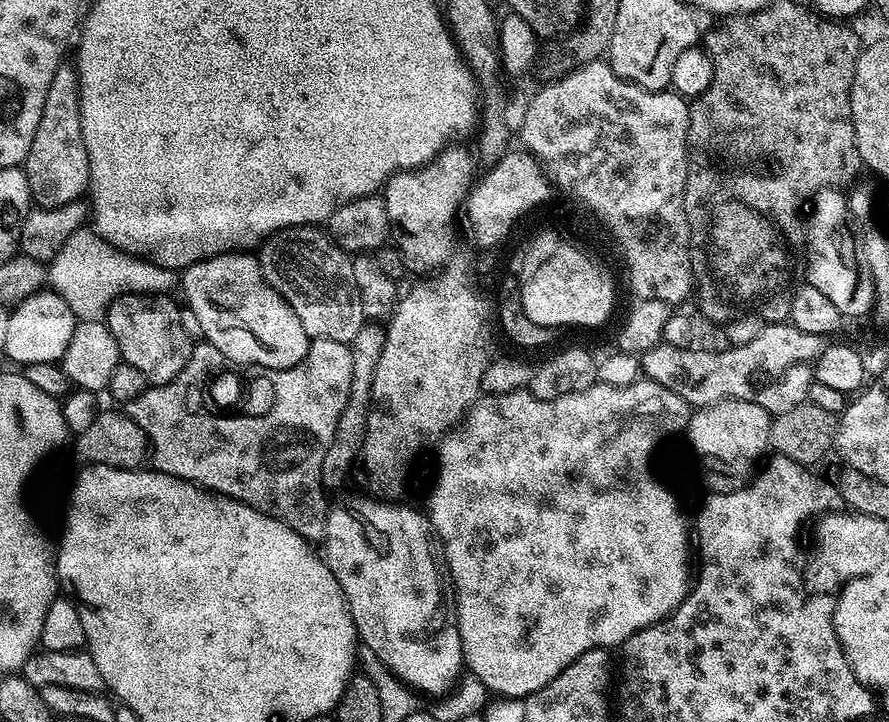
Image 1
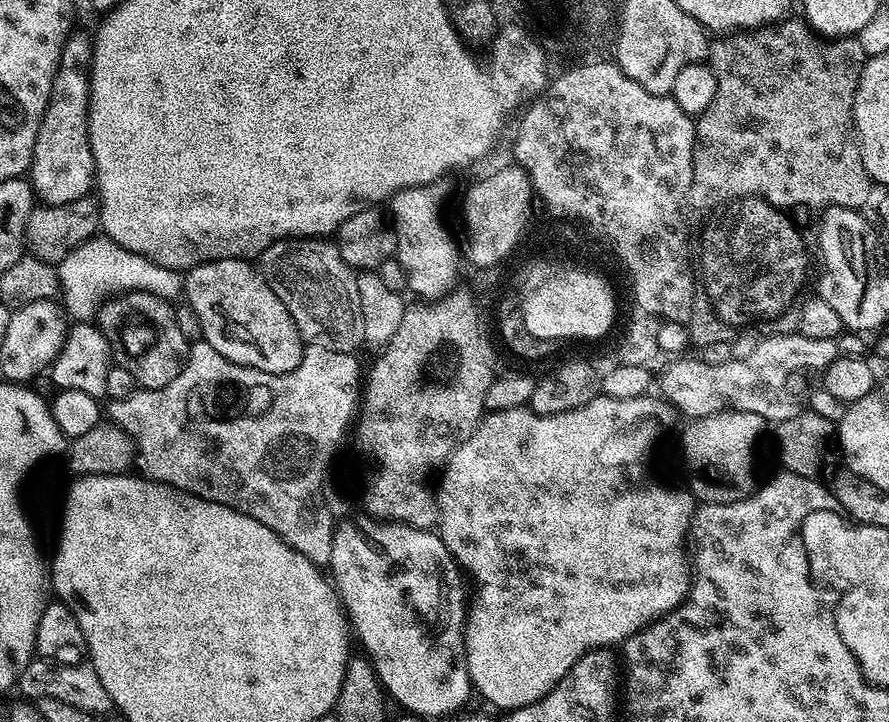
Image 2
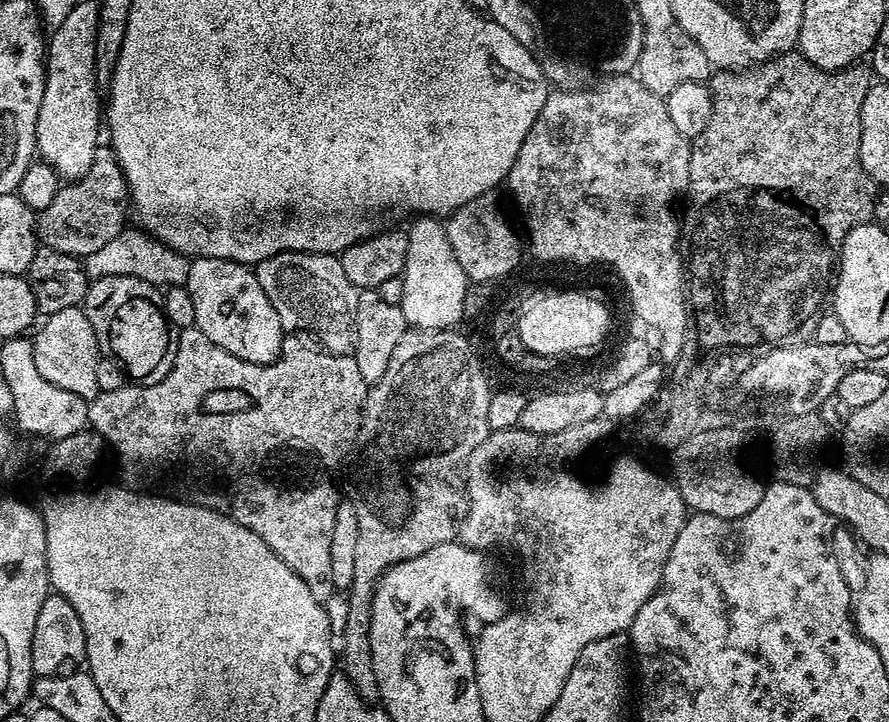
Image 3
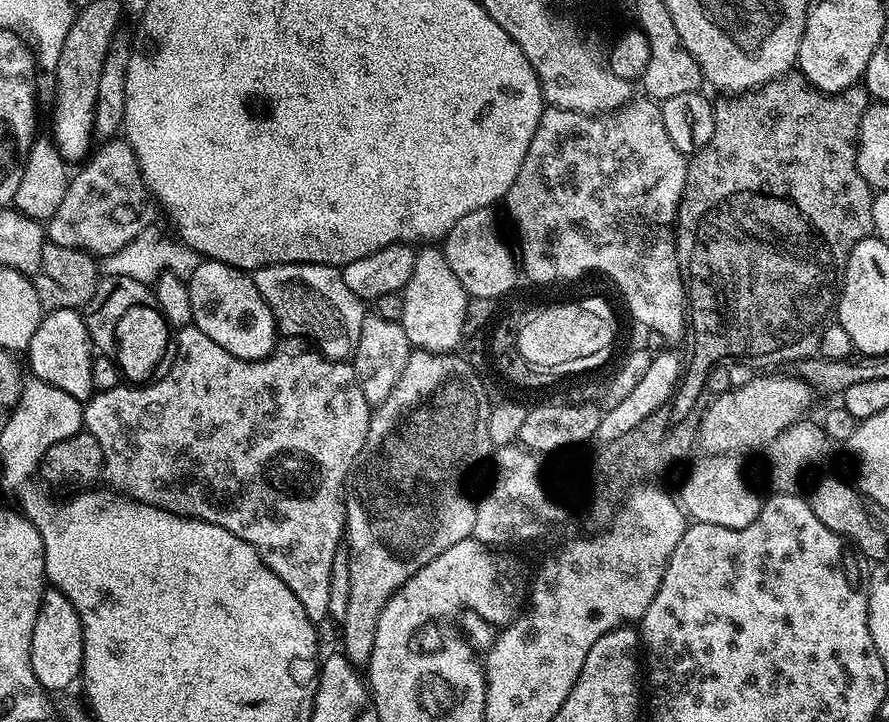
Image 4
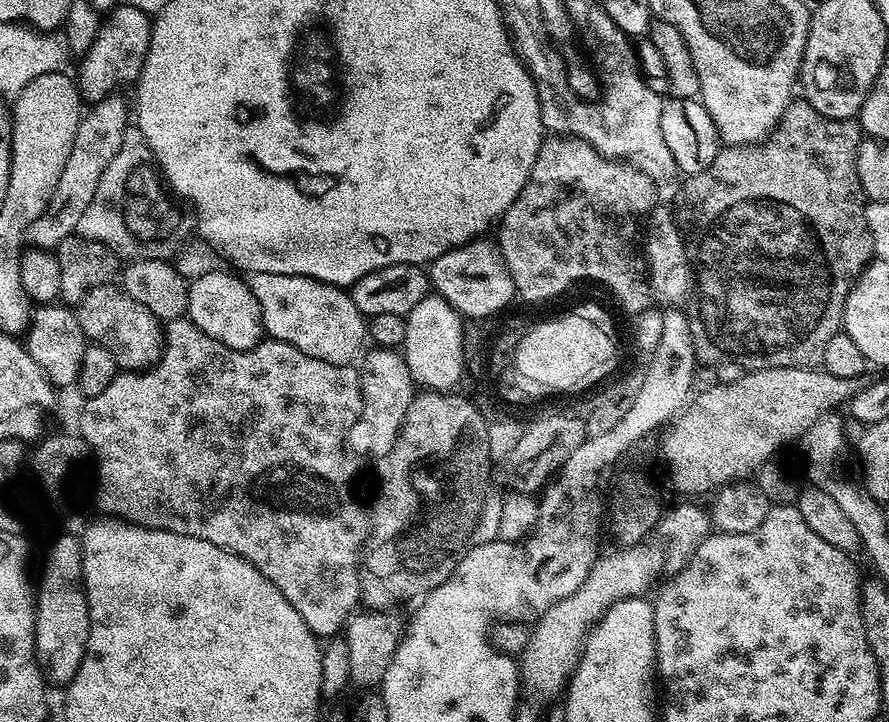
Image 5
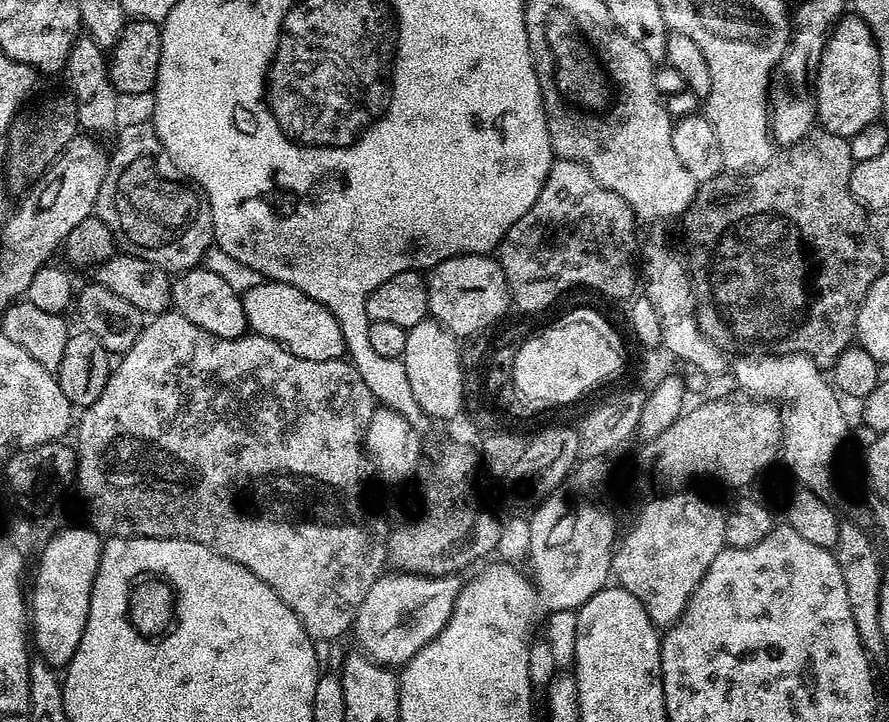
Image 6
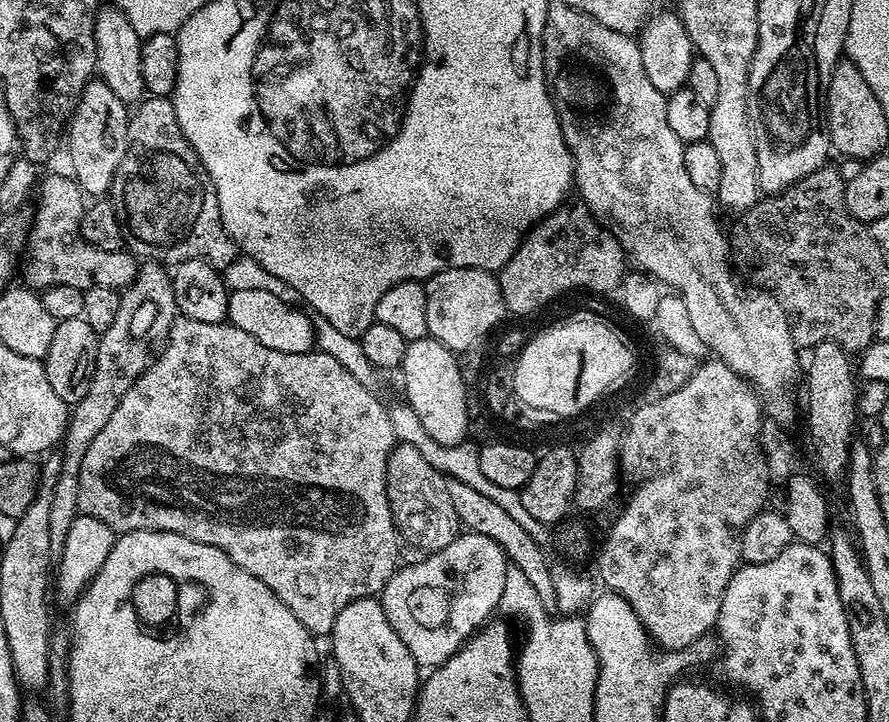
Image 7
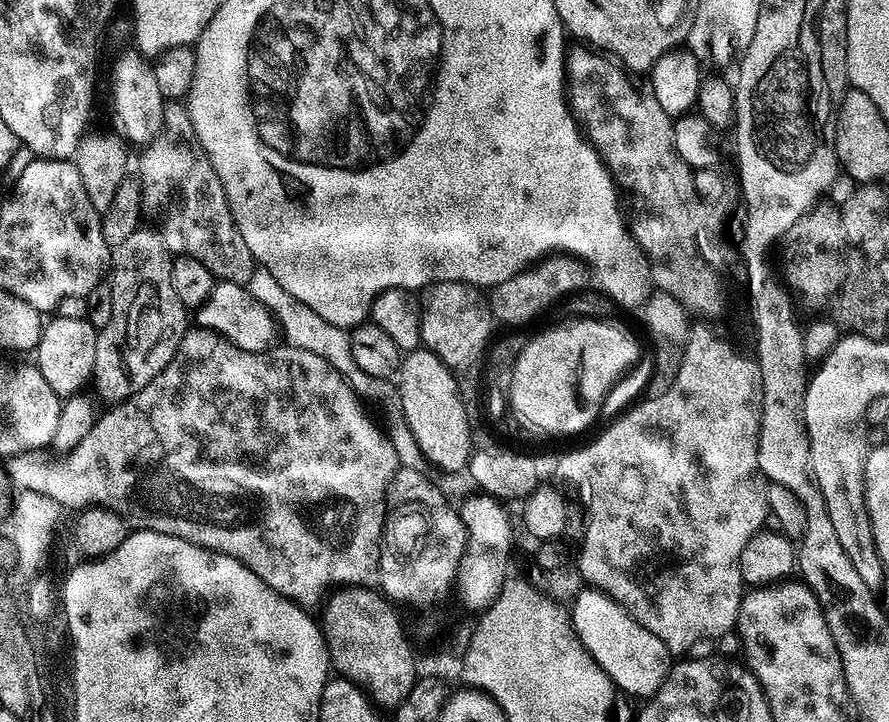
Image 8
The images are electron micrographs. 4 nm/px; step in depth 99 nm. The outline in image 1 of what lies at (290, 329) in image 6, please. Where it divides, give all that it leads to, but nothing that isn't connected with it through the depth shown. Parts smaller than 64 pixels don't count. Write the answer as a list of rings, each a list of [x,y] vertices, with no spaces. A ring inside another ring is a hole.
[[[310,224],[283,228],[259,245],[258,259],[266,282],[274,290],[278,290],[278,294],[282,294],[294,314],[298,314],[298,322],[302,322],[306,334],[312,340],[334,338],[334,342],[348,344],[358,334],[358,330],[364,327],[366,315],[360,304],[358,286],[355,285],[353,257],[339,248],[327,231]]]

